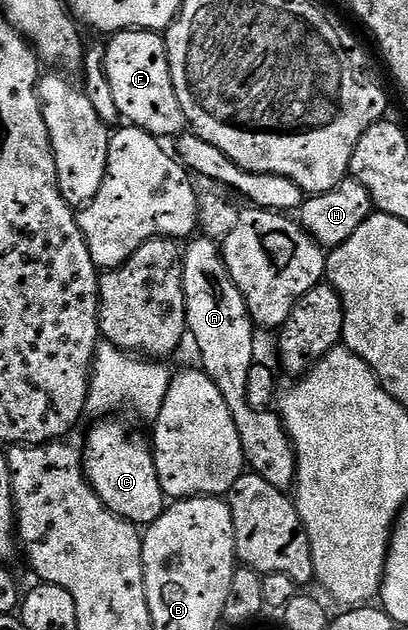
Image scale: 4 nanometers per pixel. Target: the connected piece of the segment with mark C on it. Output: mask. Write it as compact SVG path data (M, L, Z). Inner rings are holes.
M100 420L82 445L84 475L94 492L119 518L125 518L137 527L146 528L166 509L166 495L158 480L158 468L152 455L149 439L124 422Z

